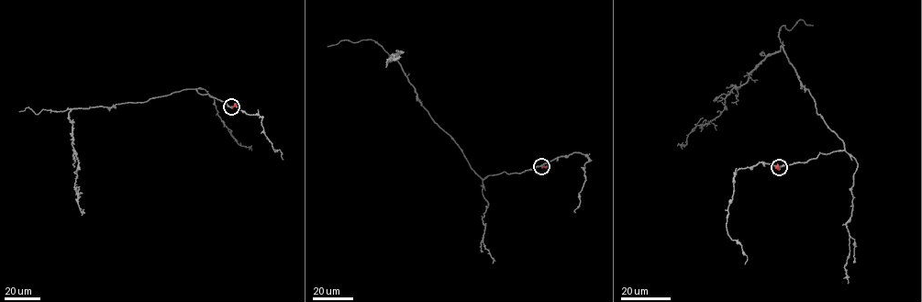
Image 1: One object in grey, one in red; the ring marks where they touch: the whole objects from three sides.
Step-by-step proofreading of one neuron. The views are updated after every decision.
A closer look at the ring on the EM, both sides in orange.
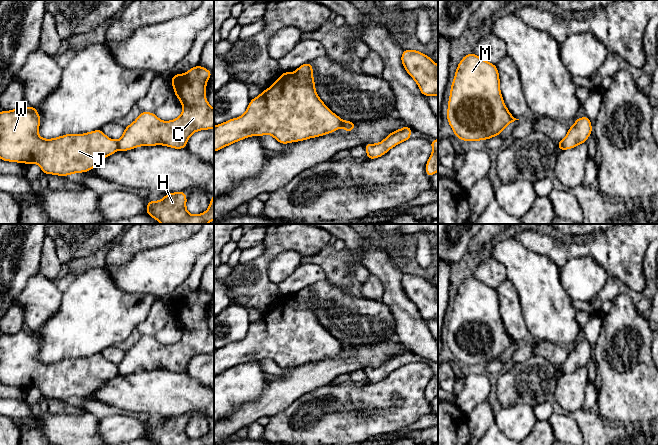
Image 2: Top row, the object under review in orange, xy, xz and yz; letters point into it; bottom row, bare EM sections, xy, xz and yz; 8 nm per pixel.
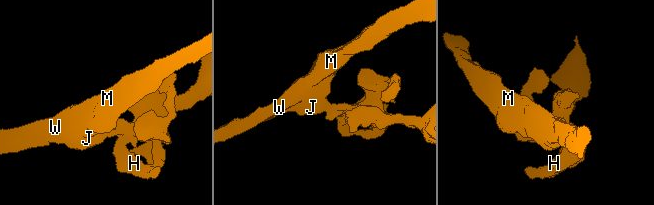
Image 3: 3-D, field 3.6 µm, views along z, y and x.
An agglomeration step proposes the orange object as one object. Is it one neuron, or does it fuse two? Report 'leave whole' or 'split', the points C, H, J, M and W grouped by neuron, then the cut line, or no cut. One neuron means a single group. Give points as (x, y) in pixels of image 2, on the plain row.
split; C H / J M W; cut in xy along (116, 365), (118, 372)

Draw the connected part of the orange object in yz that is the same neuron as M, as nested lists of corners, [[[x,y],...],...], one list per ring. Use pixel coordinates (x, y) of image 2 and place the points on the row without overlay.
[[[474,277],[463,281],[452,306],[447,344],[454,358],[462,365],[487,364],[501,358],[508,348],[519,344],[511,339],[504,328],[496,289]]]

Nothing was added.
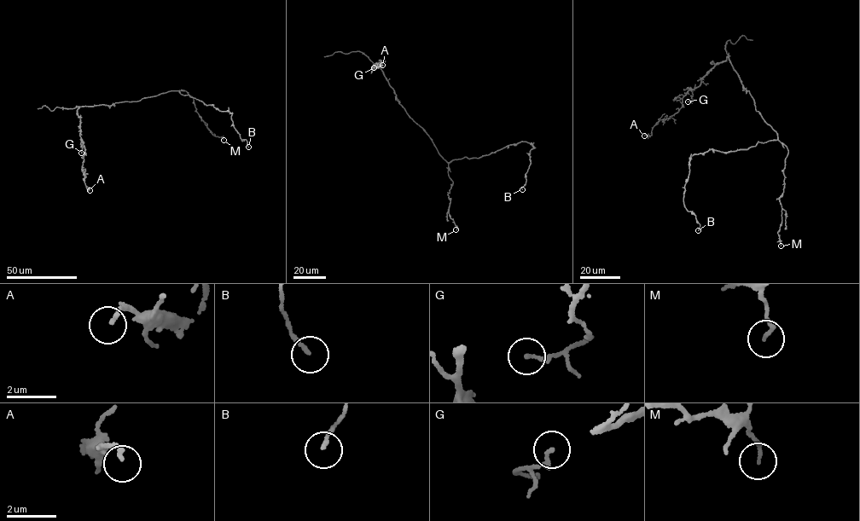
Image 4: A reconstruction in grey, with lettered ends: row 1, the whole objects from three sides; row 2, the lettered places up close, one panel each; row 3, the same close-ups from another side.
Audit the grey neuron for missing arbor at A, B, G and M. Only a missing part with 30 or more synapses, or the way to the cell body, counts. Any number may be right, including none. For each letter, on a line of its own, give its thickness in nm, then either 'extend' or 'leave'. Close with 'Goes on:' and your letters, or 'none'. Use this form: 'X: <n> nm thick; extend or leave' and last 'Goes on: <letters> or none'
A: 160 nm thick; leave
B: 160 nm thick; leave
G: 140 nm thick; leave
M: 130 nm thick; leave
Goes on: none

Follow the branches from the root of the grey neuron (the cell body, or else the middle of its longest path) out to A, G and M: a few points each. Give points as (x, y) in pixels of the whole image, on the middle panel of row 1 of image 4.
A: (430, 137), (409, 116), (381, 70), (374, 66), (381, 64), (373, 67), (382, 65)
G: (430, 137), (399, 104), (381, 70), (374, 66), (379, 64), (374, 67)
M: (430, 137), (448, 164), (448, 171), (452, 182), (447, 194), (450, 199), (448, 211), (456, 229)

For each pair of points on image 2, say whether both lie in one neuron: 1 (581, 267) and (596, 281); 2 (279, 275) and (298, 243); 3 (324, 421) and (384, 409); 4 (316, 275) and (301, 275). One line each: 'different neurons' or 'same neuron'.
1: same neuron
2: different neurons
3: same neuron
4: same neuron

